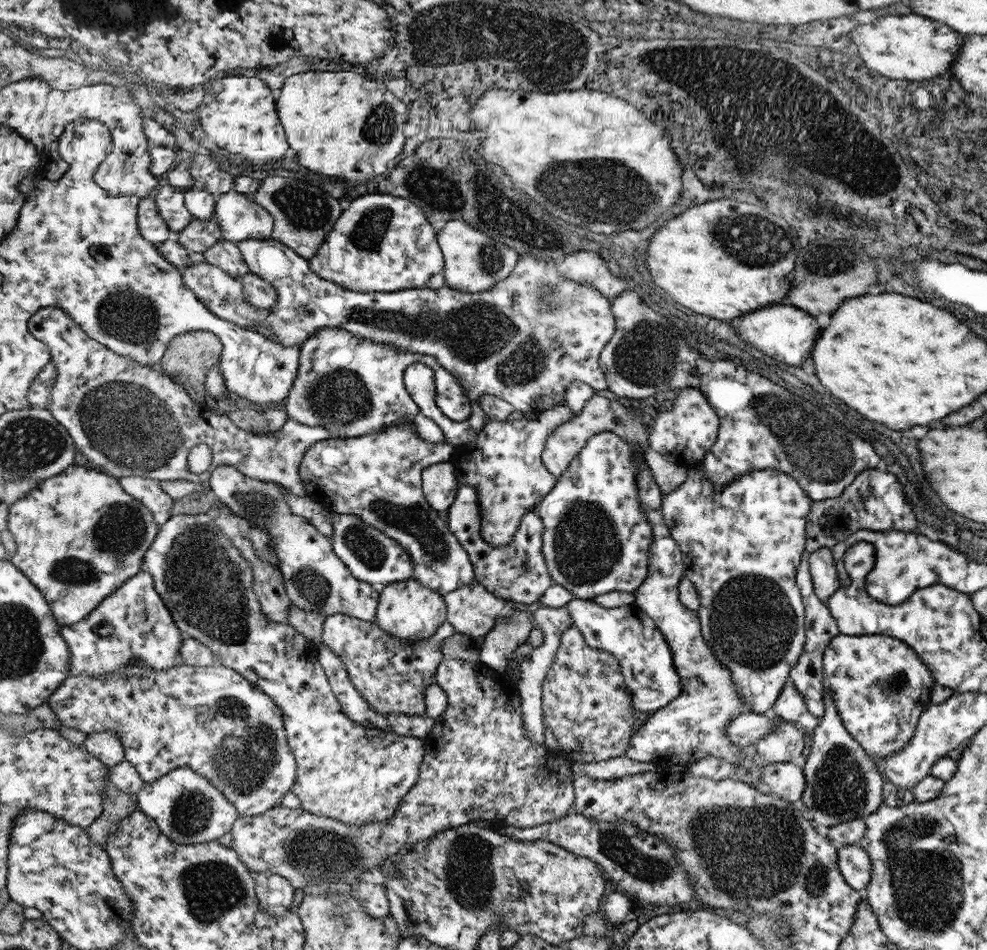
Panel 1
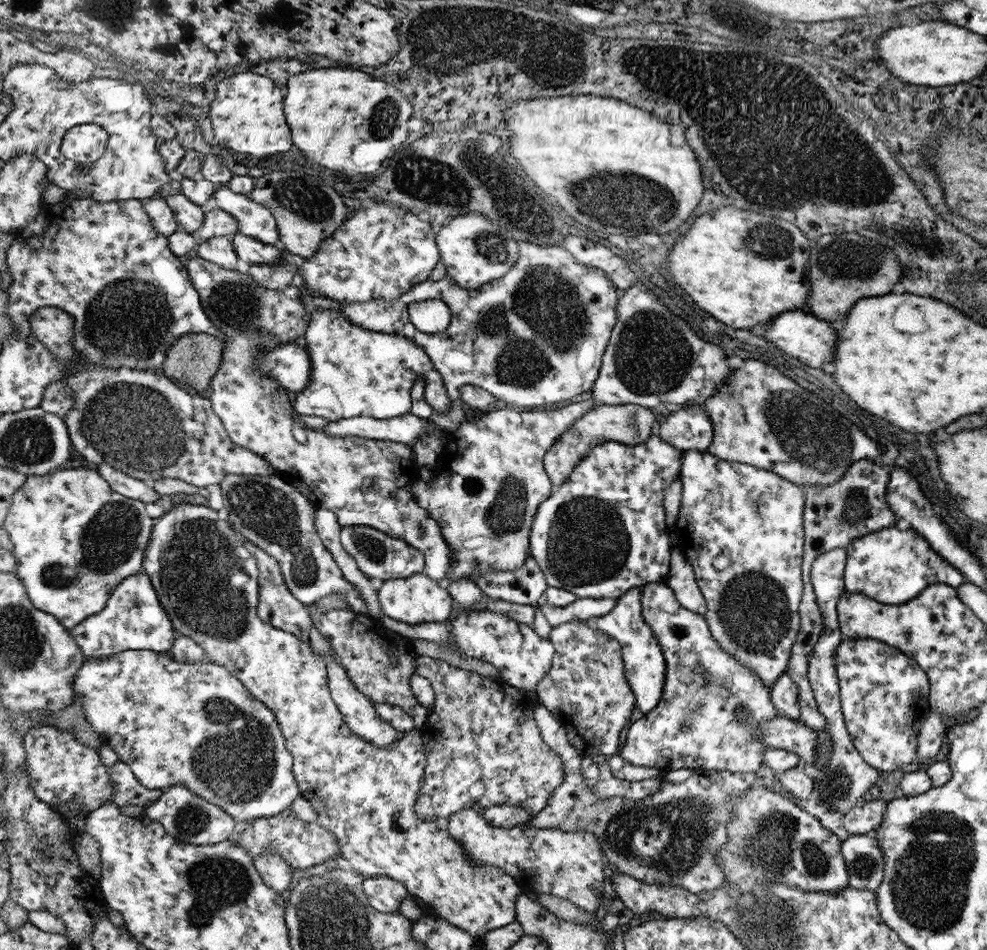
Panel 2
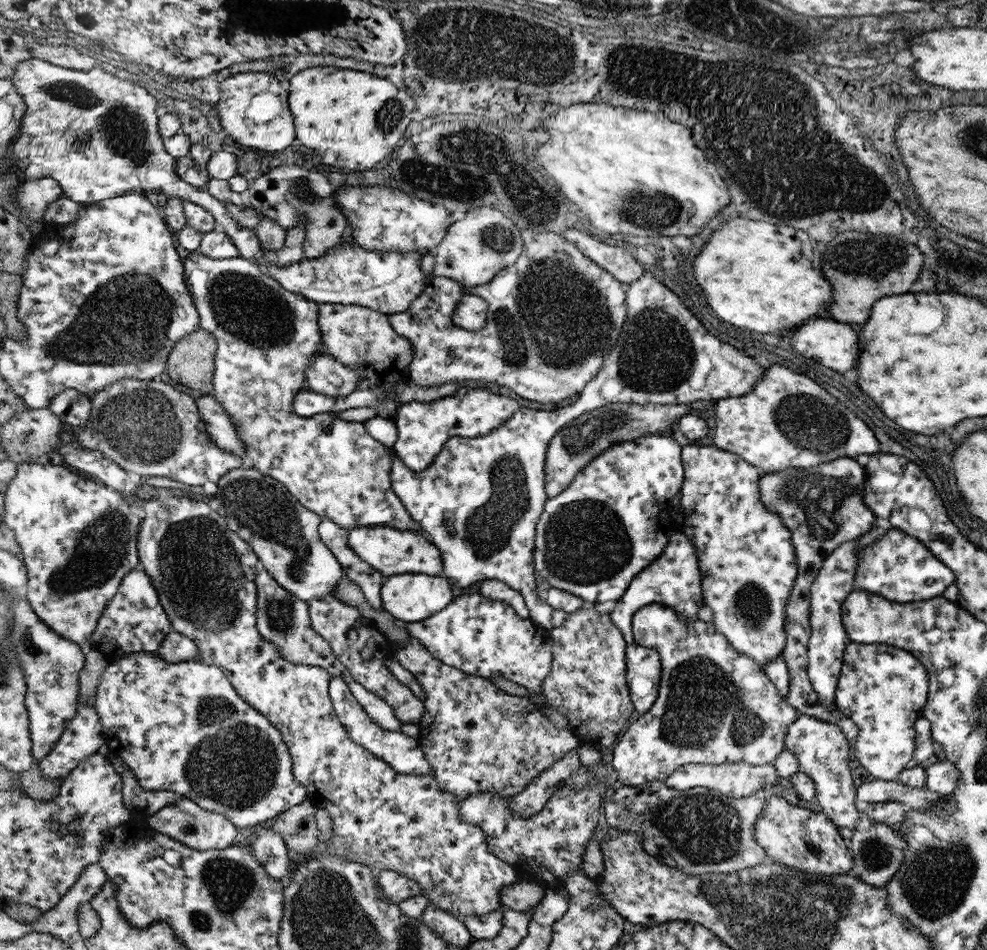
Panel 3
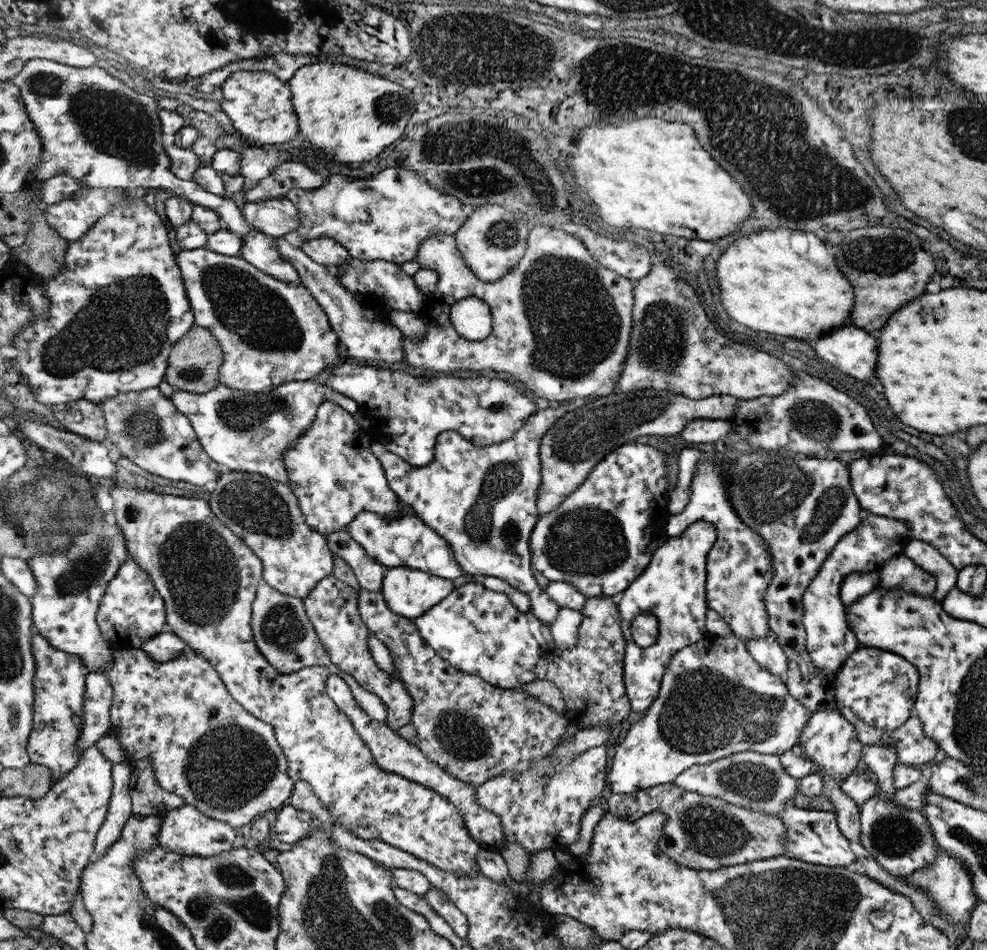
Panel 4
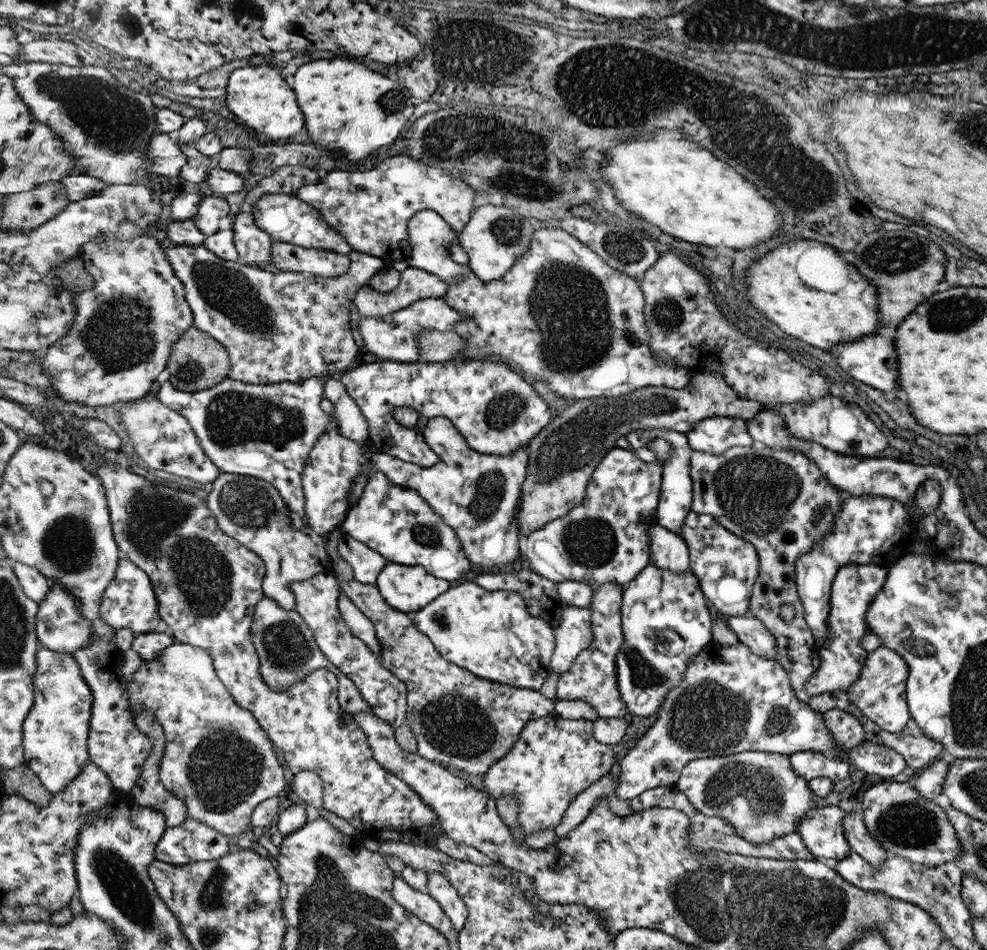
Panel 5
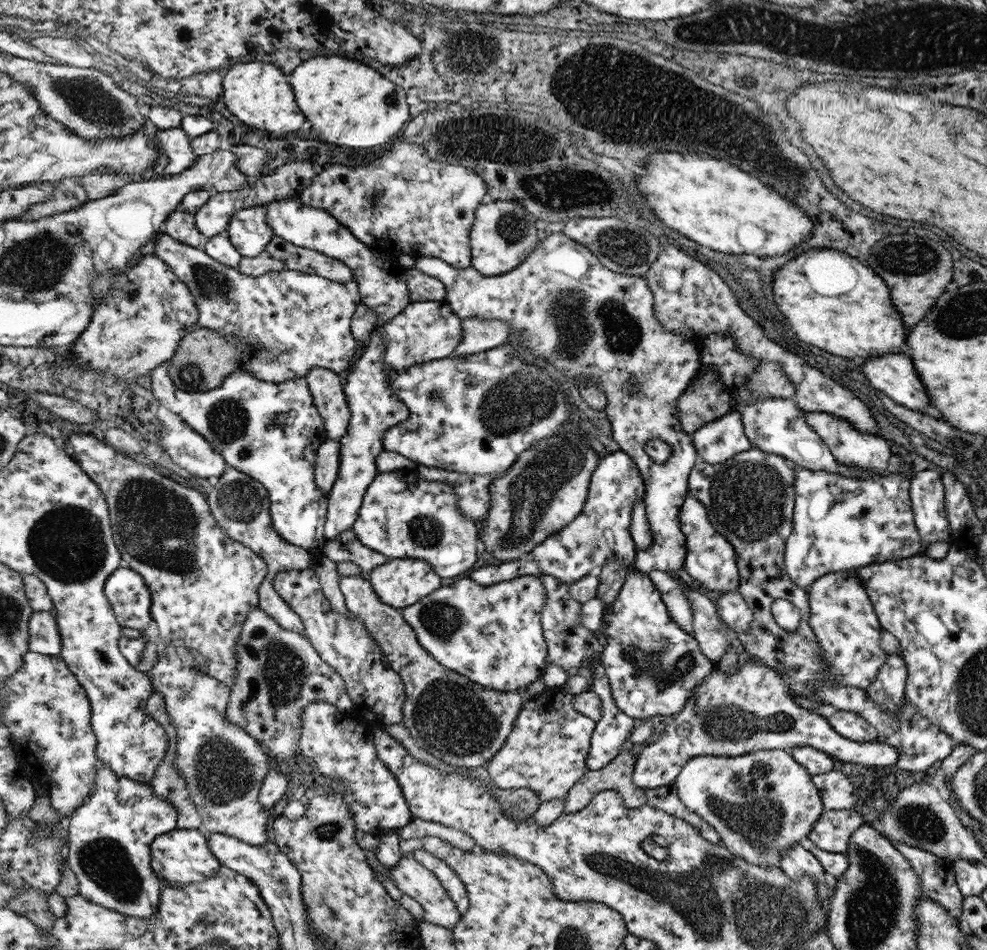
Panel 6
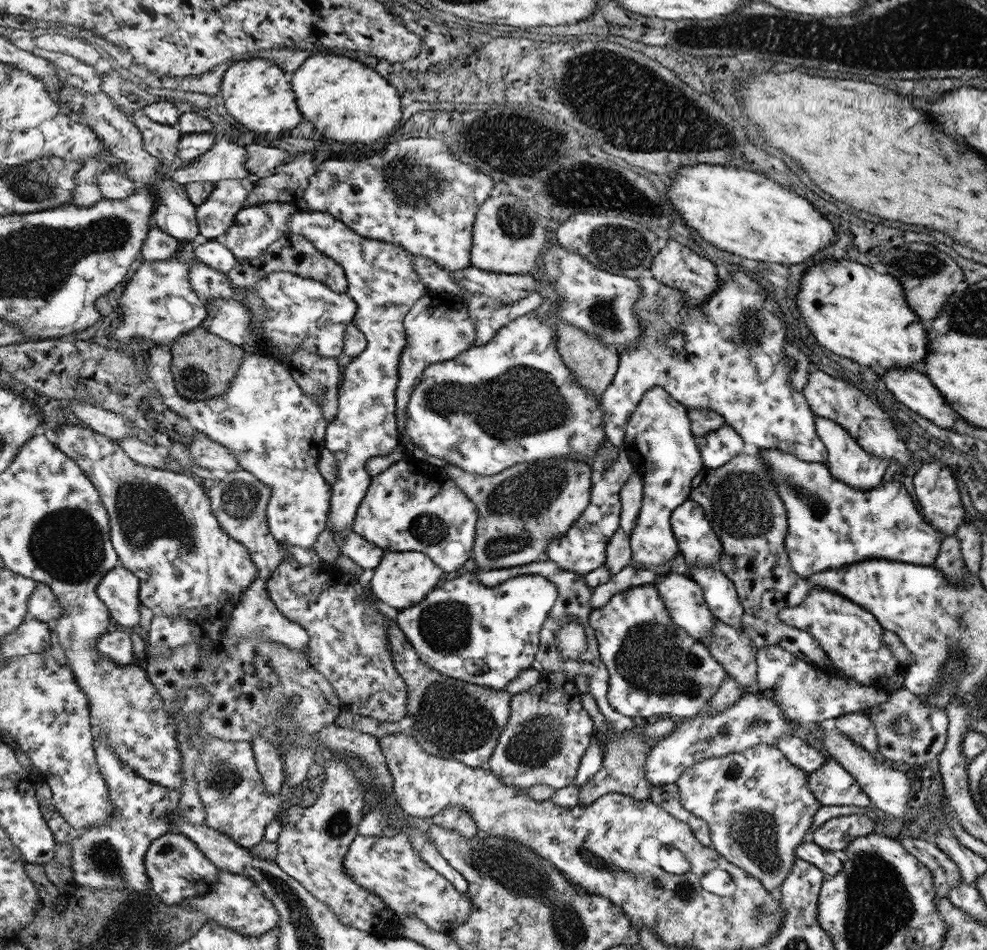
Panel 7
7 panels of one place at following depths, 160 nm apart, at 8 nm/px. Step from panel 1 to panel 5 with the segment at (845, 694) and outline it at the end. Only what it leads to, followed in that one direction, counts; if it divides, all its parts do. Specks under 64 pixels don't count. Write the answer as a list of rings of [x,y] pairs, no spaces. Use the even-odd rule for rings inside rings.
[[[883,646],[868,652],[858,679],[845,691],[849,702],[881,731],[901,733],[911,720],[907,704],[908,667],[896,651]],[[875,782],[861,799],[859,814],[863,815],[865,827],[888,855],[902,856],[910,863],[932,867],[955,862],[962,854],[962,846],[944,810],[932,800],[919,800],[918,792],[910,782]]]

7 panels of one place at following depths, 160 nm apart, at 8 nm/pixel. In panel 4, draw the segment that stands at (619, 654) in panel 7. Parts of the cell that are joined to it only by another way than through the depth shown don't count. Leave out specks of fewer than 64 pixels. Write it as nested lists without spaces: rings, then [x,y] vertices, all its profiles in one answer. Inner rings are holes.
[[[694,522],[678,537],[669,536],[652,554],[640,576],[615,598],[620,613],[620,629],[625,630],[625,638],[627,634],[631,634],[632,620],[638,614],[649,613],[659,619],[659,636],[655,644],[640,647],[629,638],[629,646],[624,648],[625,682],[629,682],[628,702],[633,702],[633,713],[648,710],[655,701],[659,694],[661,677],[664,676],[672,655],[707,634],[704,622],[709,608],[704,587],[707,580],[704,565],[708,550],[715,542],[716,527],[712,523]]]

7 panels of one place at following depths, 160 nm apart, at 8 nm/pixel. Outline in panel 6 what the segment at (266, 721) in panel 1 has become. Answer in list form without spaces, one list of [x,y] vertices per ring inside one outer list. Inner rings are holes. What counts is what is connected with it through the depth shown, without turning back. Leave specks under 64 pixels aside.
[[[167,645],[161,655],[157,656],[152,669],[147,672],[152,679],[153,691],[161,694],[161,698],[164,699],[167,720],[175,728],[173,766],[176,766],[178,773],[184,778],[189,798],[200,815],[200,830],[206,833],[231,835],[251,846],[266,844],[270,838],[270,833],[265,830],[268,812],[259,802],[259,792],[272,765],[272,756],[256,741],[256,738],[245,732],[245,728],[229,723],[226,715],[232,692],[219,679],[203,673],[196,666],[193,654],[185,646]]]

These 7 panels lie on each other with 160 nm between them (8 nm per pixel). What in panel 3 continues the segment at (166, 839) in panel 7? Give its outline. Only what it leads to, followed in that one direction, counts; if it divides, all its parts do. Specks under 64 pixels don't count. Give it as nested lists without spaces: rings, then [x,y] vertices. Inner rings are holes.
[[[179,796],[173,804],[157,810],[149,818],[149,824],[161,835],[168,836],[193,850],[221,850],[236,843],[242,834],[224,815],[213,813],[183,796]]]

